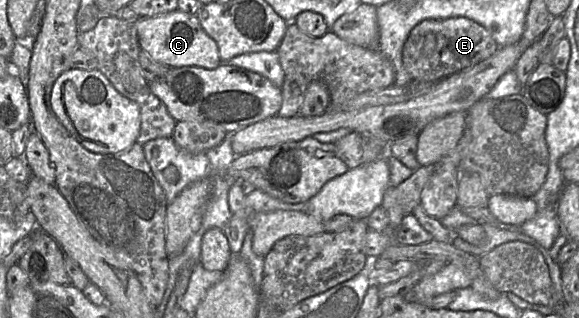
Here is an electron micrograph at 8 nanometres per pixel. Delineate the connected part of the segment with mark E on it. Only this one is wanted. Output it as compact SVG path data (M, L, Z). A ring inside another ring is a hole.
M466 17L425 19L415 25L402 49L402 61L412 80L437 82L440 79L467 70L491 57L499 49L490 32ZM433 33L436 45L430 54L423 53L424 36Z

